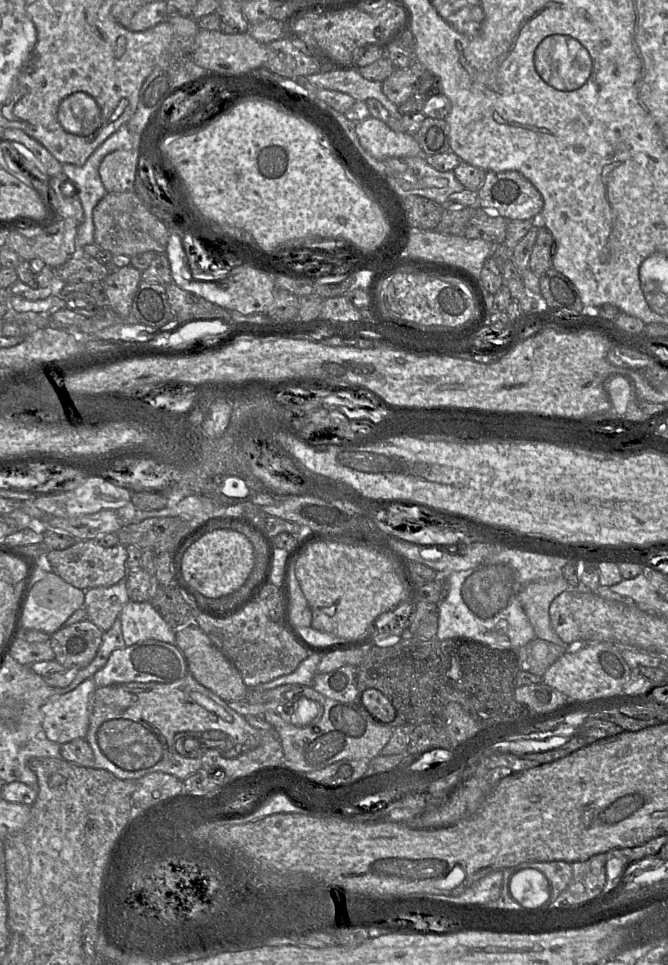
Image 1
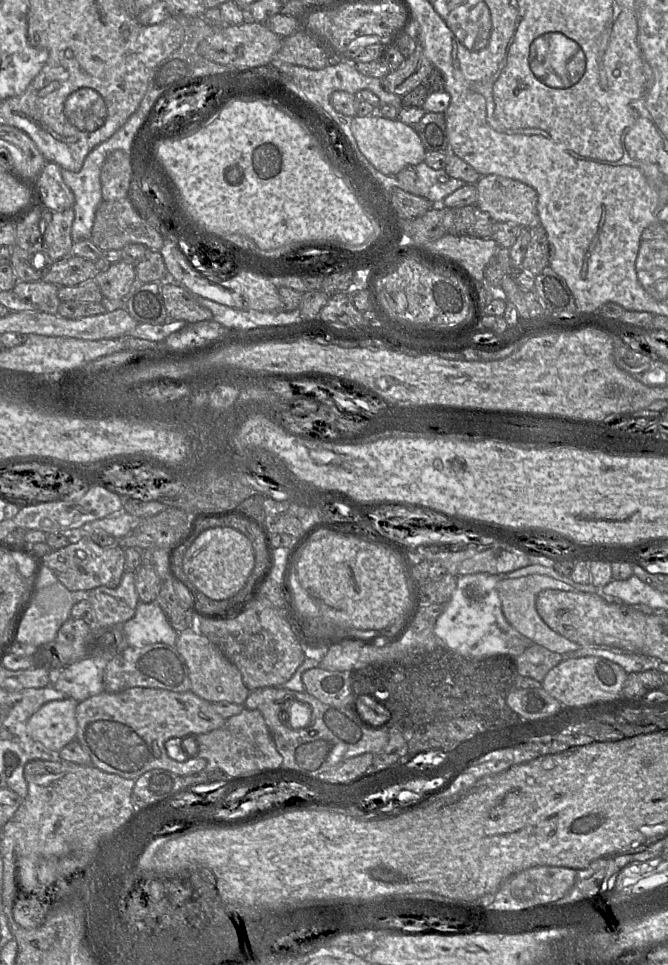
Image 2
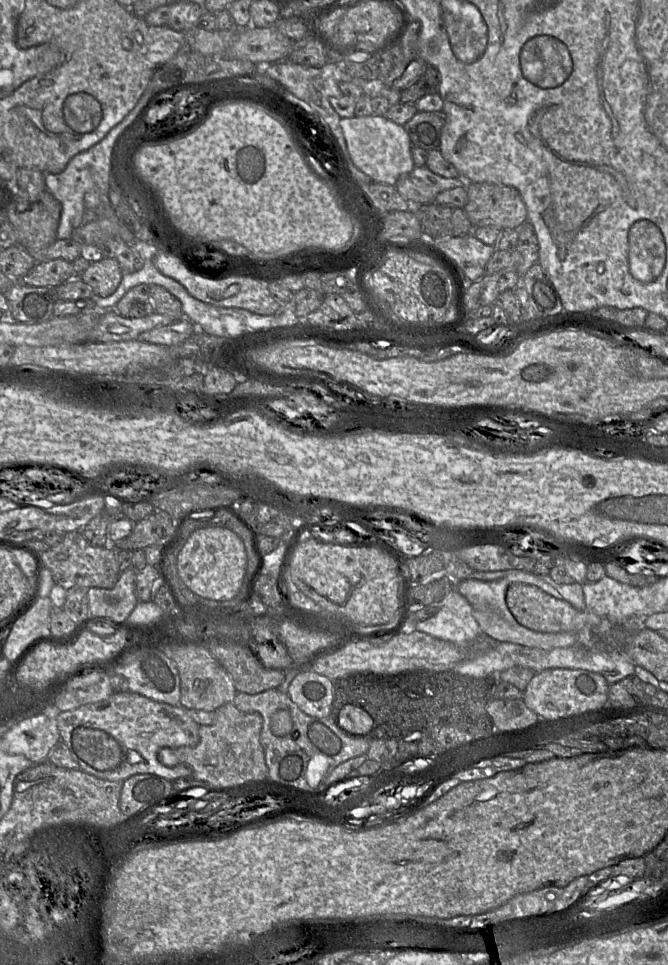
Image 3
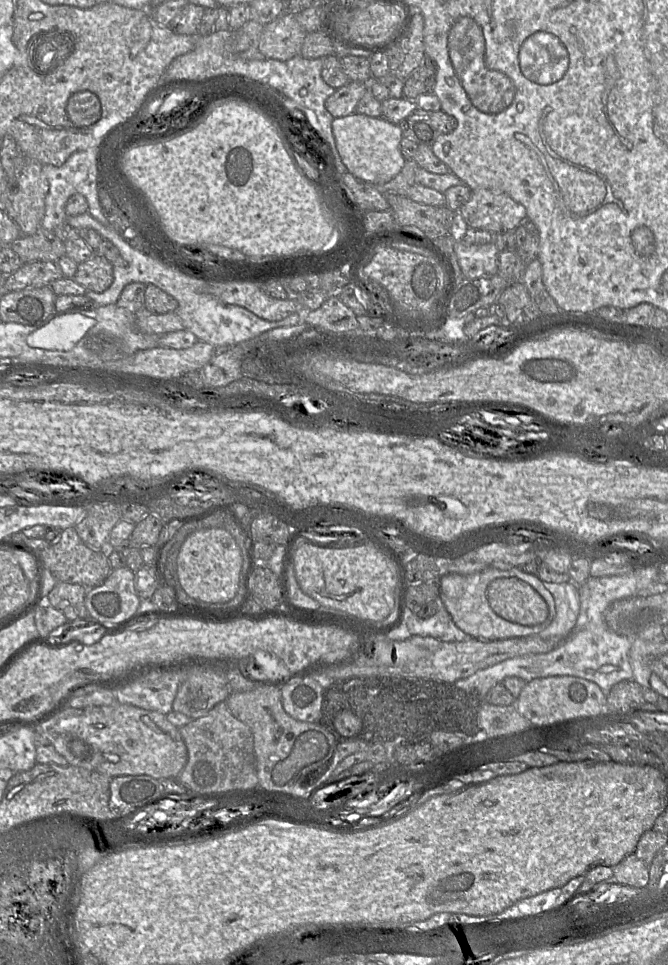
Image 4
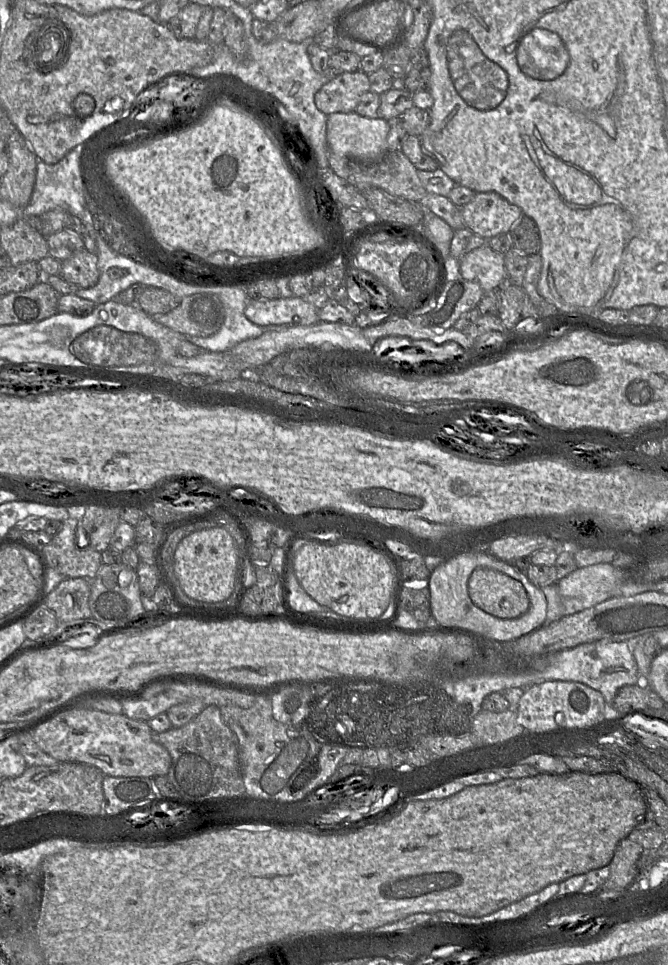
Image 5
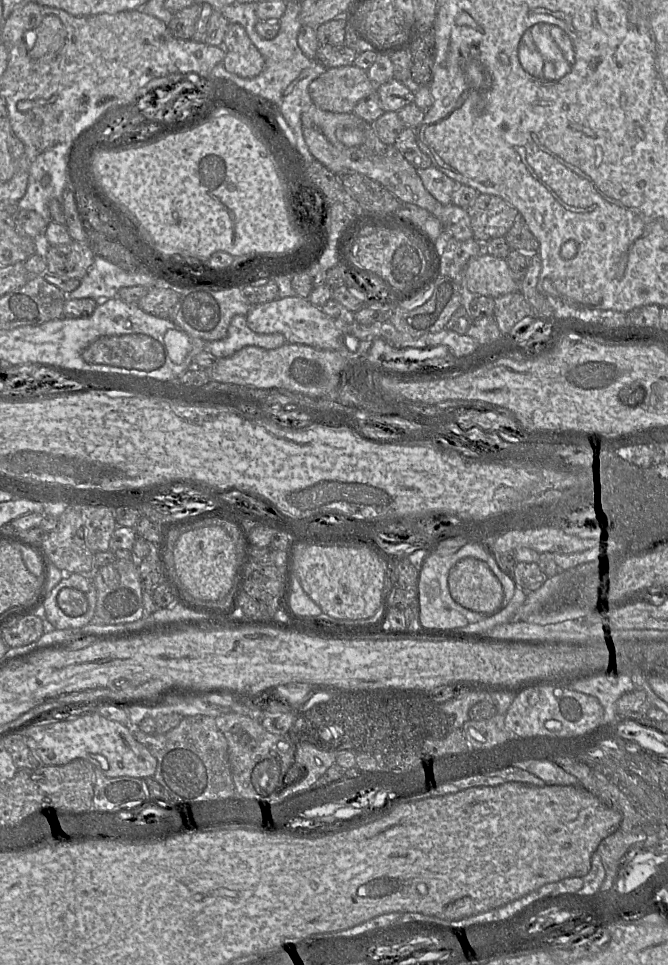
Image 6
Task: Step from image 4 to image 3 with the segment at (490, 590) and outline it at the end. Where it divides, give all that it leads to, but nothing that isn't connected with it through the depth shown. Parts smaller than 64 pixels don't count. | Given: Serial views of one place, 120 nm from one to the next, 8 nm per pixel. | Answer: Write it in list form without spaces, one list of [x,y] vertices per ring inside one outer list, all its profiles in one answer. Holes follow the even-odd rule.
[[[511,584],[506,591],[505,600],[516,622],[534,631],[548,633],[579,631],[587,623],[587,609],[579,611],[569,602],[557,599],[534,585]]]

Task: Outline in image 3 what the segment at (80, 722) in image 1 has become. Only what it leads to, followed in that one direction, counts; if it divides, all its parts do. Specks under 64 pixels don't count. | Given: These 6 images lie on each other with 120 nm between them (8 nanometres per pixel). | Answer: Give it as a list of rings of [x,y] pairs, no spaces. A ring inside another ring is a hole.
[[[48,707],[30,718],[14,723],[3,738],[3,750],[23,755],[33,764],[47,761],[50,750],[60,740],[56,713]]]

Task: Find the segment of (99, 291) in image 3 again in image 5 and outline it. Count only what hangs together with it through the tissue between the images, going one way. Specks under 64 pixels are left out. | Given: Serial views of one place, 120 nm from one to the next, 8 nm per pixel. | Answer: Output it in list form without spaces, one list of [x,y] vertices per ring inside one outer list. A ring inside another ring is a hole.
[[[86,249],[75,253],[72,257],[62,261],[59,276],[80,288],[93,287],[99,280],[97,254],[90,253]]]

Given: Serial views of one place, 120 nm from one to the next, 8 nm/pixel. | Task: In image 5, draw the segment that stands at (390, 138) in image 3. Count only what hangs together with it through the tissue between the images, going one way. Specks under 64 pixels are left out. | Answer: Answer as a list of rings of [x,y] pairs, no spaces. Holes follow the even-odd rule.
[[[354,112],[327,116],[327,143],[338,156],[361,163],[376,163],[388,153],[390,123],[382,118],[367,118]]]

